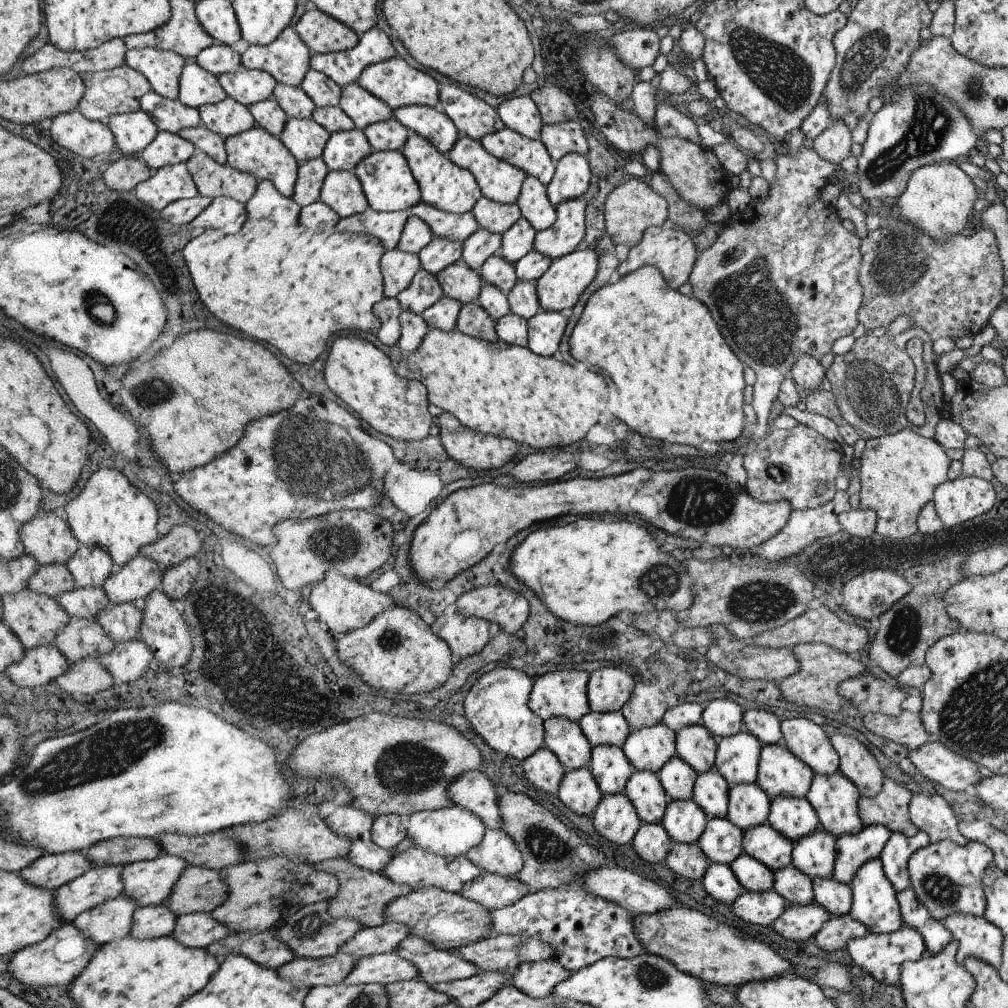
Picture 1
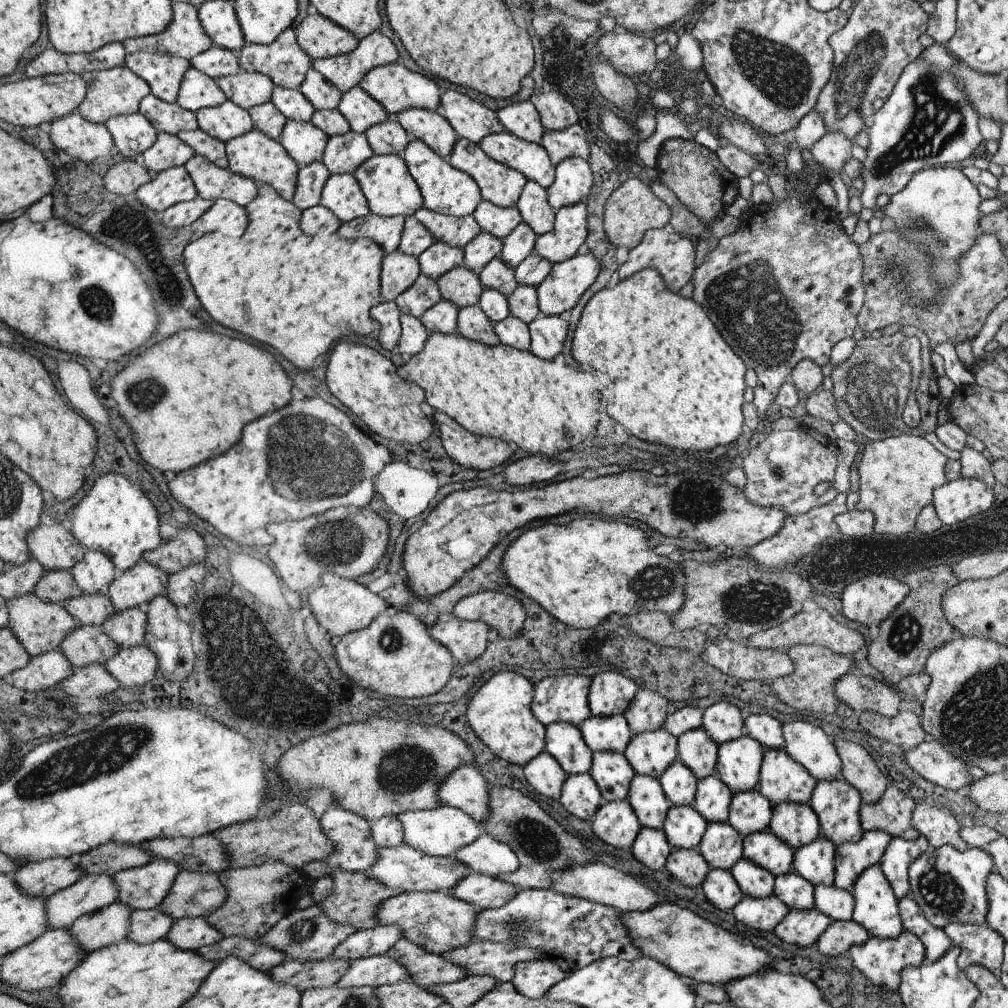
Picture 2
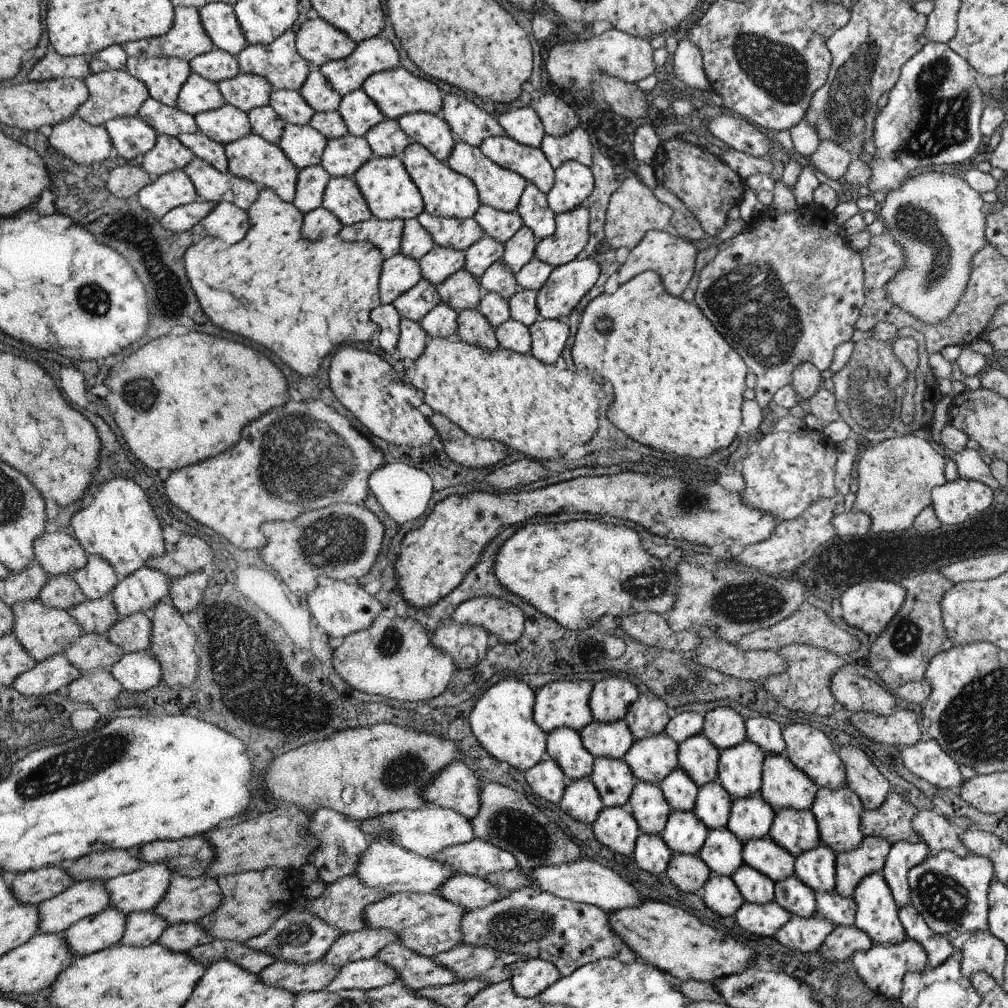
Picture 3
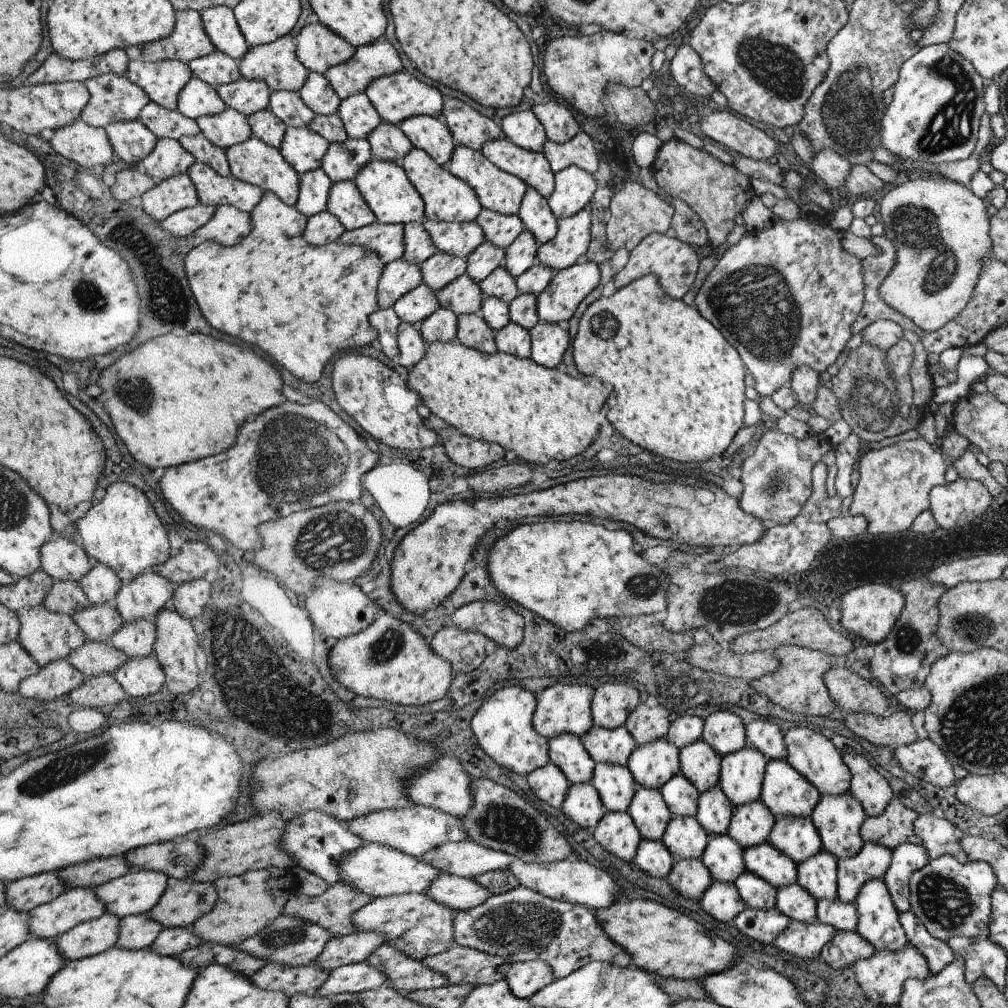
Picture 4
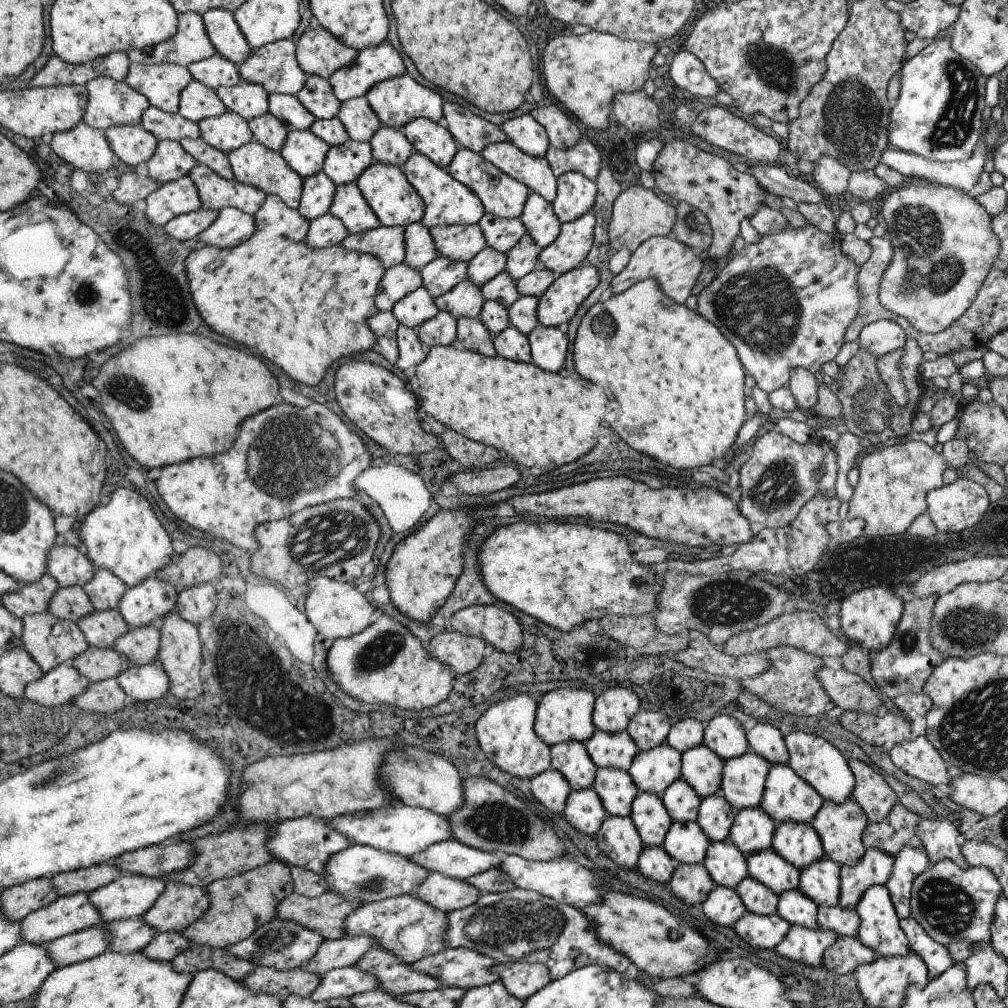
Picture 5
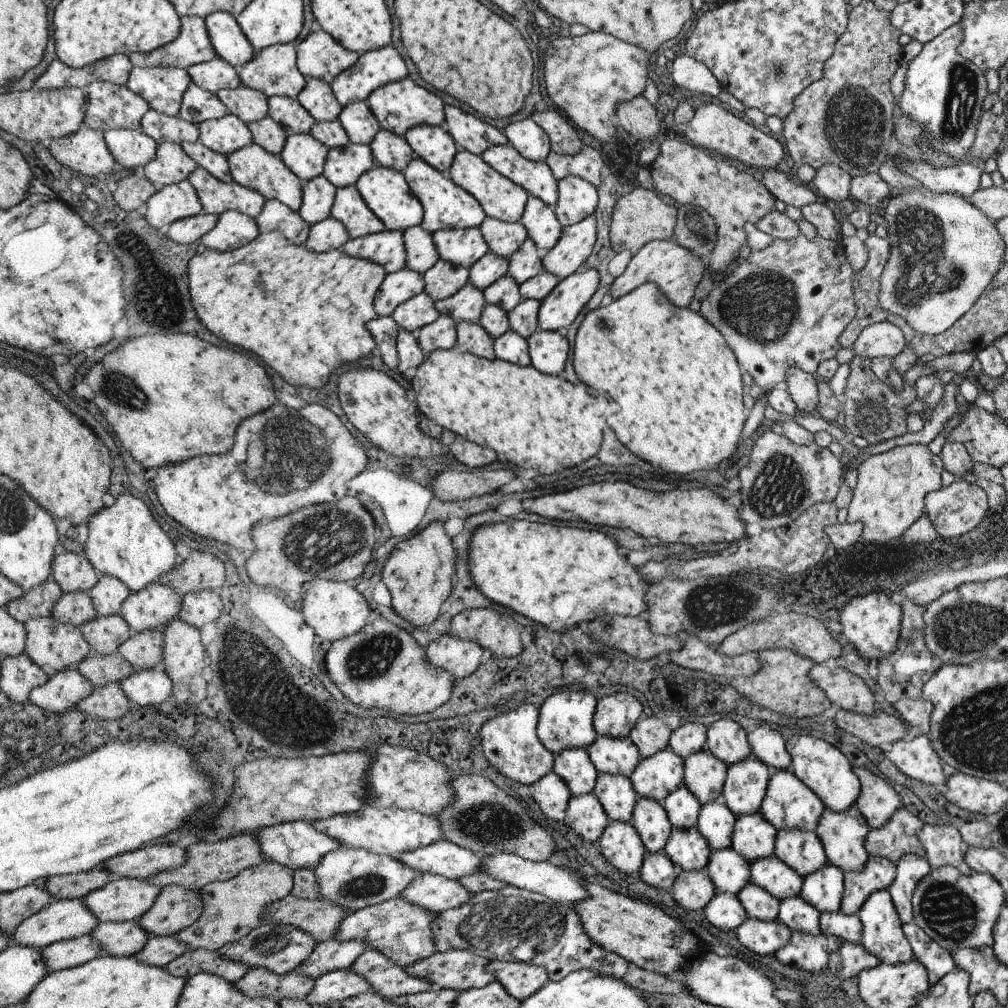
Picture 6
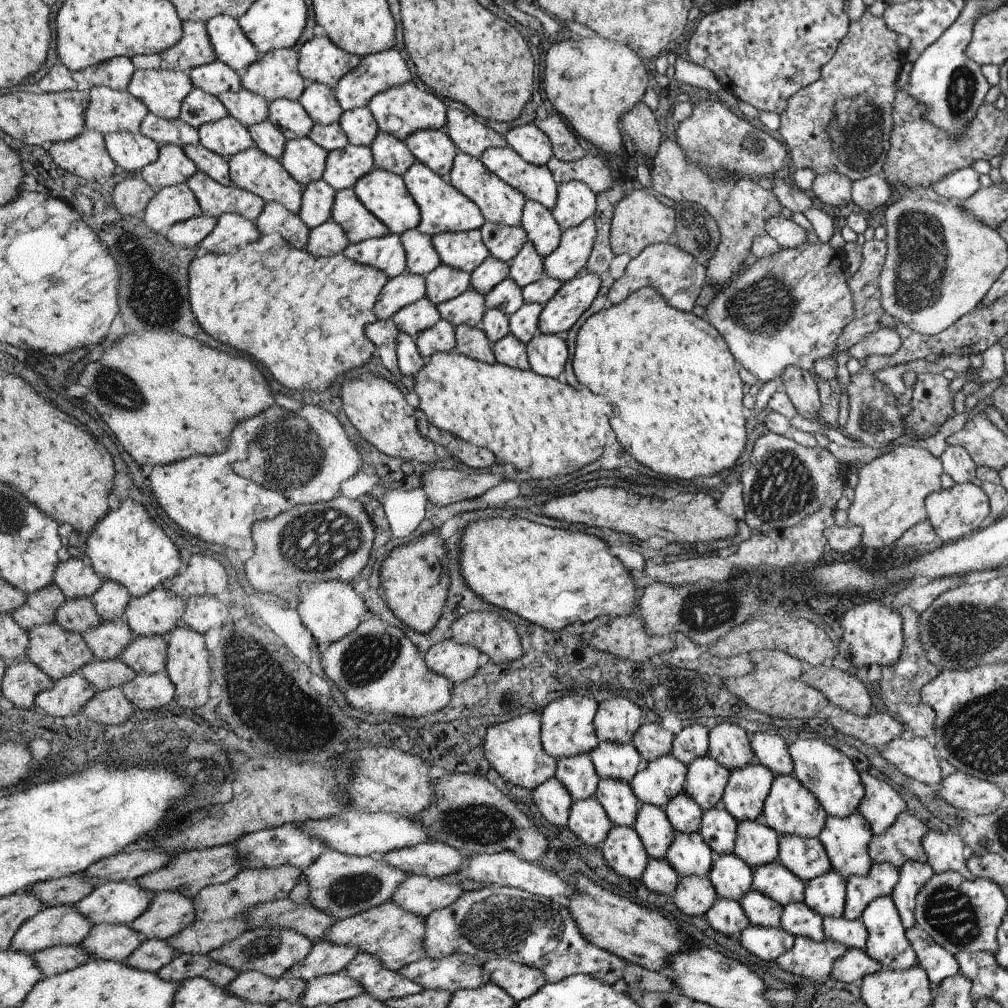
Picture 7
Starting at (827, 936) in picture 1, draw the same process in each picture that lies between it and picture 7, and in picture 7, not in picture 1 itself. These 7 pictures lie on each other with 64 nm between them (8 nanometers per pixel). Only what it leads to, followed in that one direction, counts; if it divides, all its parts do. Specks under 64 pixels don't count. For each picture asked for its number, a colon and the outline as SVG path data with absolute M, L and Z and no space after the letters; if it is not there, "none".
2: M831 920L827 930L815 942L815 946L825 956L837 956L837 954L843 954L845 950L849 950L851 946L863 946L867 942L867 938L869 938L869 934L861 924L857 924L853 920L849 920L849 922Z
3: M835 926L835 930L825 938L821 948L817 950L821 958L825 958L827 964L851 958L855 952L867 952L873 946L873 940L855 926Z
4: M835 932L819 956L827 966L837 970L853 964L855 960L865 960L873 952L873 944L867 942L859 932Z
5: M837 936L837 942L825 950L821 964L825 964L827 970L835 974L847 974L853 972L859 964L871 964L875 958L877 954L869 946L865 946L857 936Z
6: M841 942L839 950L829 956L827 970L835 974L835 978L853 978L861 970L871 970L879 964L879 958L871 952L867 952L861 944Z
7: M847 948L847 952L835 960L831 976L837 982L853 982L857 978L863 978L865 974L875 974L881 970L881 964L873 960L865 950L859 948Z

